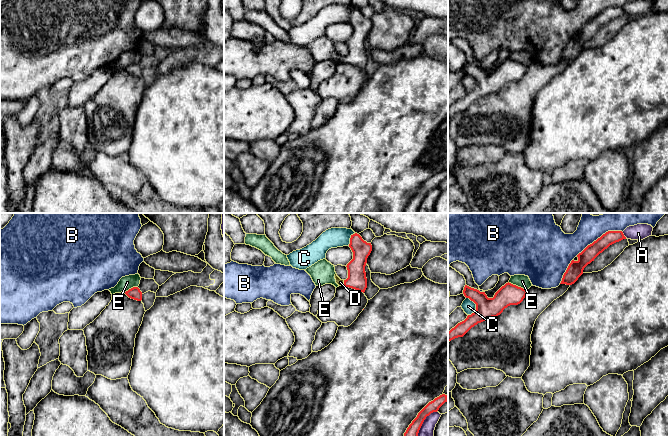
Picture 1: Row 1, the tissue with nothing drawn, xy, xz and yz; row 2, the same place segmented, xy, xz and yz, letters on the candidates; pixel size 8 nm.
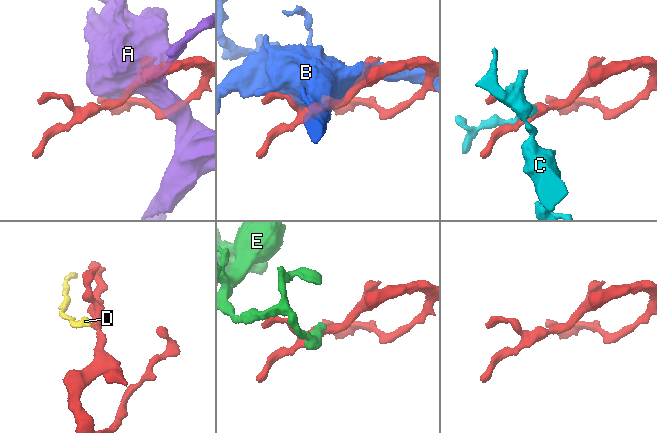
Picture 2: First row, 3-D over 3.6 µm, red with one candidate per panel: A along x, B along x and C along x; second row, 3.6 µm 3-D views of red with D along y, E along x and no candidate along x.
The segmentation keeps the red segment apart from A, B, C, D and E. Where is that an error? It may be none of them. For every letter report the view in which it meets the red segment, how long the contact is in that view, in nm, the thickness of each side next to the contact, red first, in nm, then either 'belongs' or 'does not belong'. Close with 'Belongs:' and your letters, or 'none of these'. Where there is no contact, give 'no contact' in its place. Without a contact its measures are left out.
A: contact in xz; length 280 nm; calibres 110 and 130 nm; does not belong
B: contact in yz; length 420 nm; calibres 120 and 190 nm; does not belong
C: contact in yz; length 160 nm; calibres 170 and 100 nm; does not belong
D: contact in xz; length 50 nm; calibres 150 and 50 nm; belongs
E: contact in yz; length 170 nm; calibres 170 and 100 nm; does not belong
Belongs: D

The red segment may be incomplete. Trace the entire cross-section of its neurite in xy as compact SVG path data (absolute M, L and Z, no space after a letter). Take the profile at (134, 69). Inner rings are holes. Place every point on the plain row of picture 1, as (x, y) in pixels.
M133 63L125 68L125 70L134 76L141 77L142 76L142 68L138 63Z

